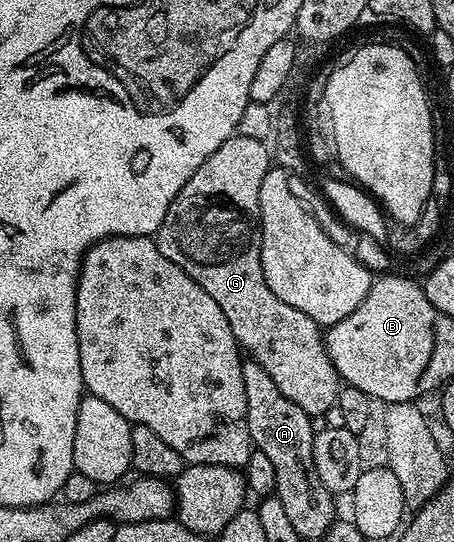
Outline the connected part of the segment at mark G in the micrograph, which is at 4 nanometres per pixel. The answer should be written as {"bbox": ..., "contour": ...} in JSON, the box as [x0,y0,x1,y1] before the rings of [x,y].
{"bbox":[153,134,341,418],"contour":[[[238,134],[230,136],[224,144],[217,146],[217,150],[213,150],[213,154],[209,154],[209,158],[205,158],[205,162],[201,162],[197,174],[193,174],[193,178],[189,178],[189,182],[185,182],[185,186],[181,186],[177,198],[173,198],[173,202],[169,206],[169,214],[165,214],[165,222],[161,222],[153,239],[159,245],[161,254],[165,254],[165,258],[169,258],[169,262],[181,266],[181,270],[185,270],[185,274],[189,274],[189,278],[193,278],[193,282],[197,282],[197,286],[201,286],[201,290],[205,290],[205,294],[209,294],[209,298],[213,298],[213,302],[217,302],[217,306],[221,306],[221,310],[225,310],[225,318],[229,318],[229,322],[235,326],[235,337],[240,349],[258,360],[262,368],[269,370],[269,378],[273,378],[273,382],[277,382],[277,390],[281,390],[281,394],[285,394],[285,398],[289,398],[289,402],[297,402],[297,406],[301,406],[301,410],[305,410],[308,416],[318,418],[318,416],[325,415],[330,408],[332,411],[336,407],[341,381],[327,353],[325,332],[321,325],[313,322],[313,318],[309,318],[309,314],[301,314],[301,310],[289,306],[289,302],[281,302],[281,298],[277,298],[277,294],[273,294],[273,290],[269,290],[269,282],[265,282],[265,270],[261,266],[259,199],[261,198],[261,182],[272,166],[273,156],[264,141],[257,138],[245,138]]]}

